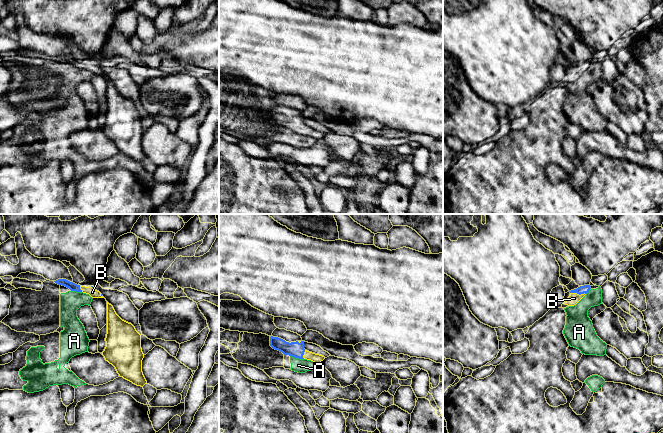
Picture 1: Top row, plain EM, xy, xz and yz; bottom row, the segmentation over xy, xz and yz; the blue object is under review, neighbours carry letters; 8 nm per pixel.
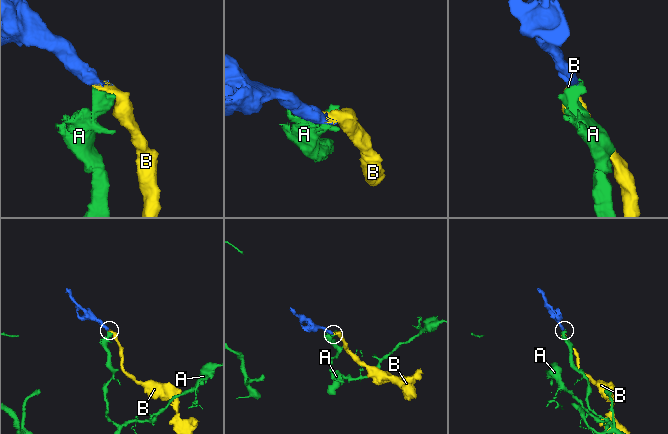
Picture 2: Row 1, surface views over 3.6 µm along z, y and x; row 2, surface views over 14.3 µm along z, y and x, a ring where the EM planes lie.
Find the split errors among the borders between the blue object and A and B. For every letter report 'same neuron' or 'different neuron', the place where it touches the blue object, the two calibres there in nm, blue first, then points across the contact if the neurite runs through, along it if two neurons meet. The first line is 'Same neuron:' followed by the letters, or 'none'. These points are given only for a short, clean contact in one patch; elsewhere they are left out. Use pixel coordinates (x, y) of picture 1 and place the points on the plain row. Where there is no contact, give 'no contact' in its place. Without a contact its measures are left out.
Same neuron: B
A: different neuron; contact xz (297, 133); calibres 130 and 110 nm; border xz (290, 131), (303, 135)
B: same neuron; contact yz (578, 69); calibres 70 and 90 nm; way yz (585, 65), (578, 69), (574, 74)

